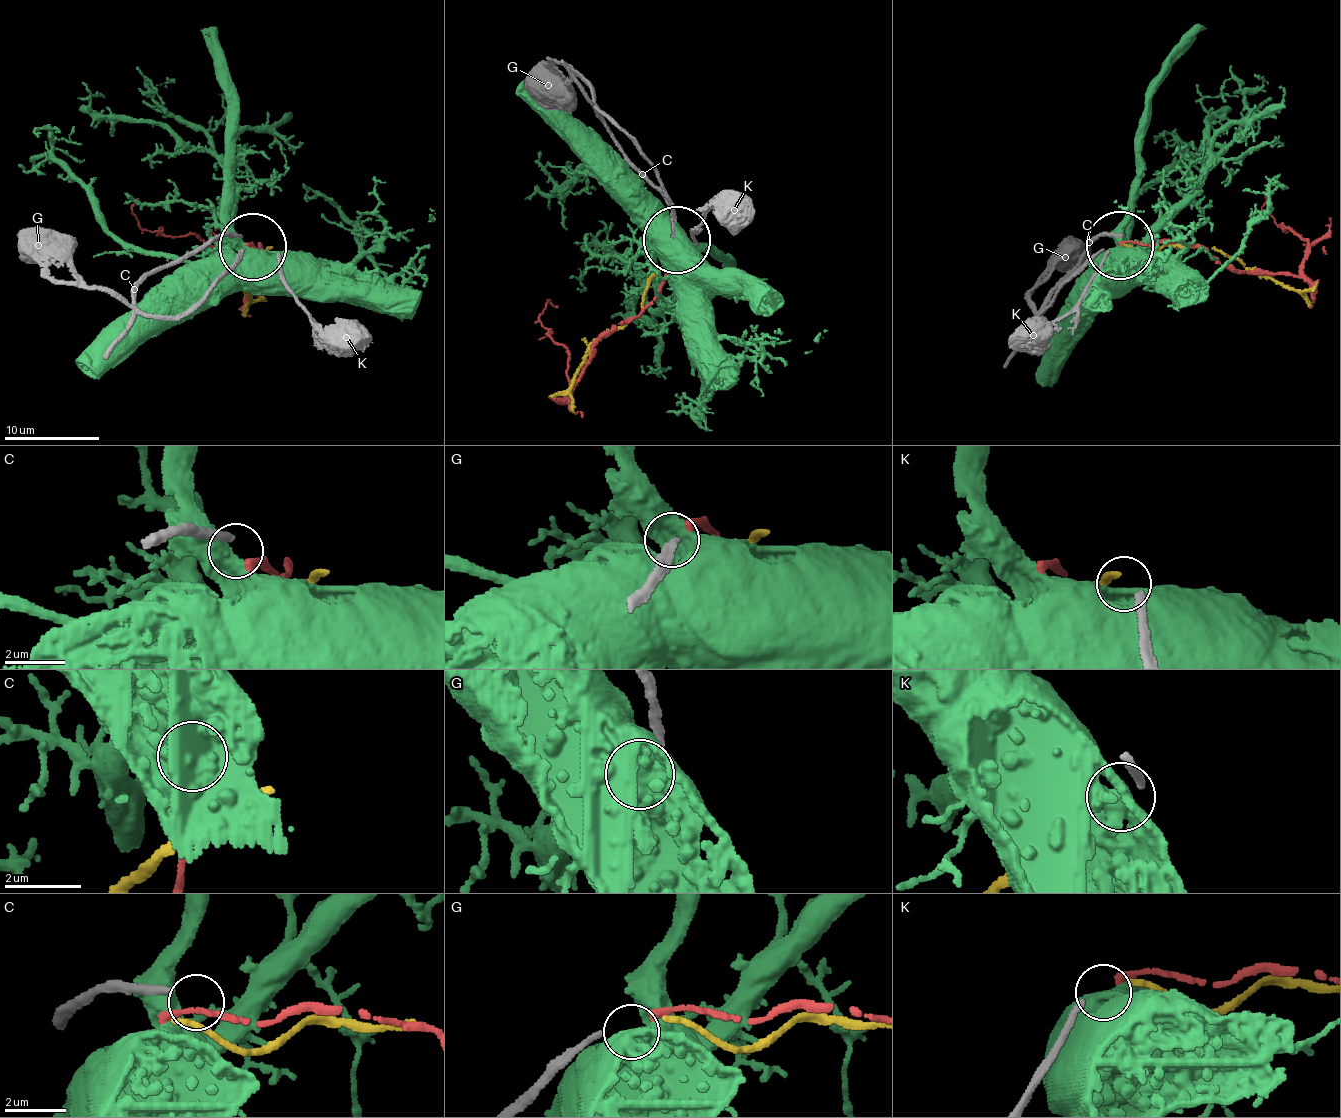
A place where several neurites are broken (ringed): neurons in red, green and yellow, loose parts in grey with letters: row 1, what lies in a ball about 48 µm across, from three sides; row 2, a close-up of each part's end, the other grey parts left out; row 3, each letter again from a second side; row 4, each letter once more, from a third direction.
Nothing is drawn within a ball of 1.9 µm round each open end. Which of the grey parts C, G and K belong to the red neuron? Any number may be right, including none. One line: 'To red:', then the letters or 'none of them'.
To red: G

